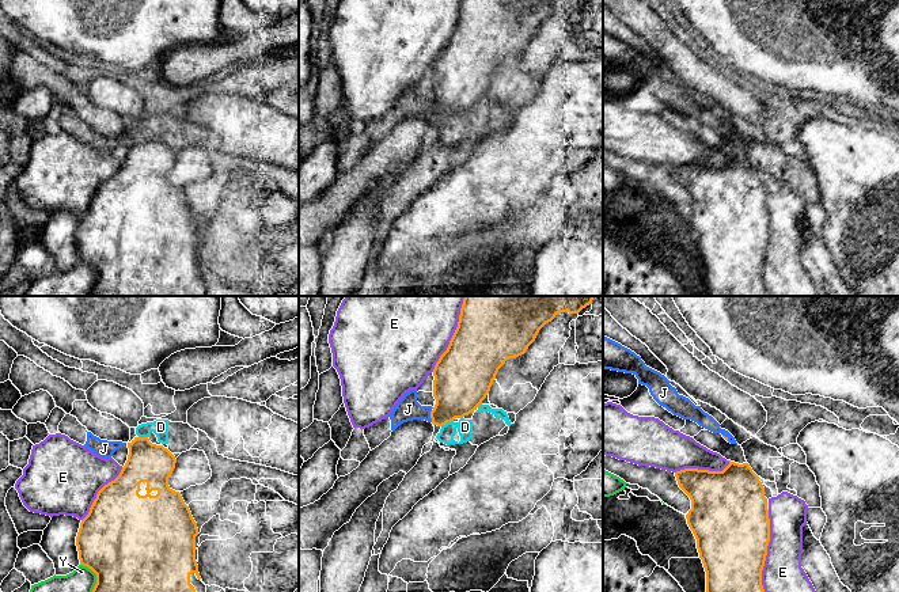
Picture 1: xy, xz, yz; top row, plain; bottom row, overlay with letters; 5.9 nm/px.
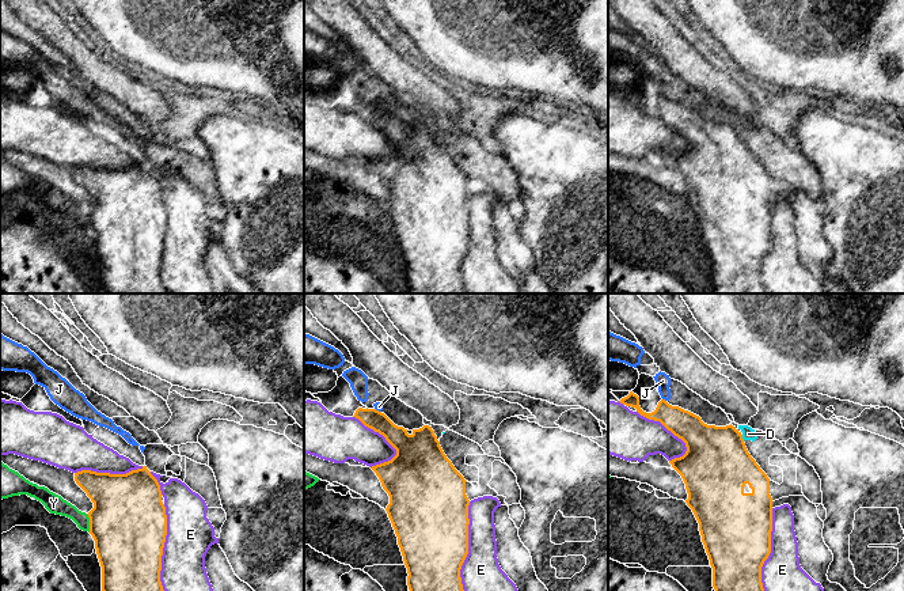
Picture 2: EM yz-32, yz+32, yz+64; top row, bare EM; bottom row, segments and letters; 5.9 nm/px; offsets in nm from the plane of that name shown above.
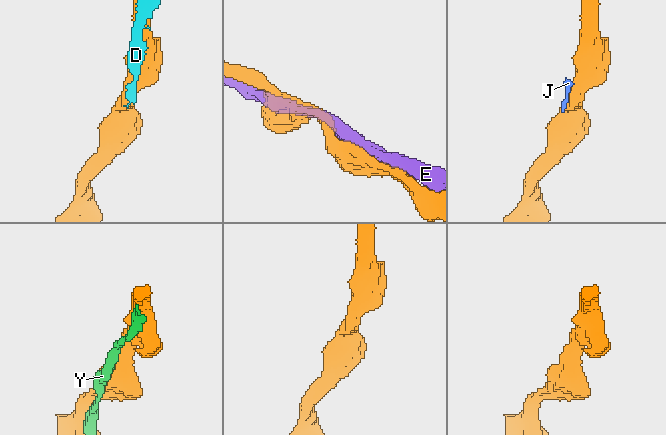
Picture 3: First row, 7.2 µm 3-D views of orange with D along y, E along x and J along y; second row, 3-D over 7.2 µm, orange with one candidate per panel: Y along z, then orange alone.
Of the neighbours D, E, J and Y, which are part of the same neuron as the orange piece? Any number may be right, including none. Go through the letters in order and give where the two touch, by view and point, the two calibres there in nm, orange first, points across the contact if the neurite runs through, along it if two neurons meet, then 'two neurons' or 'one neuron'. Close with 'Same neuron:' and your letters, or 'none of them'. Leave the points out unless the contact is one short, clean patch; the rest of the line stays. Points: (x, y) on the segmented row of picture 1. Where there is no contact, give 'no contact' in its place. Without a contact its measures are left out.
D: xz (447, 421) | 320/100 nm | two neurons
E: yz (766, 550) | 440/240 nm | two neurons
J: xz (431, 416) | 320/140 nm | two neurons
Y: xy (97, 576) | 500/150 nm | two neurons
Same neuron: none of them

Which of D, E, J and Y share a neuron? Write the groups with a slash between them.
D J / E / Y

